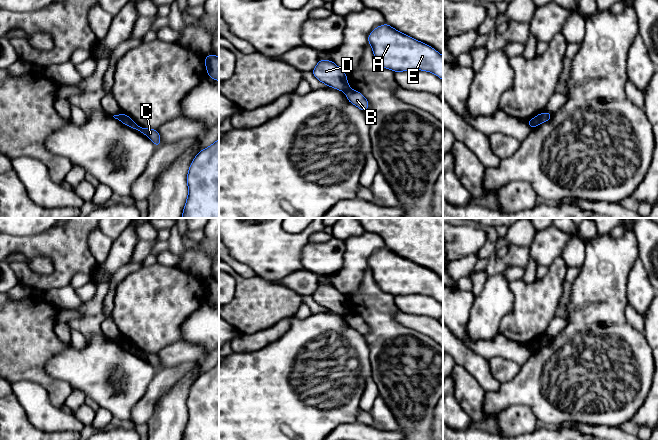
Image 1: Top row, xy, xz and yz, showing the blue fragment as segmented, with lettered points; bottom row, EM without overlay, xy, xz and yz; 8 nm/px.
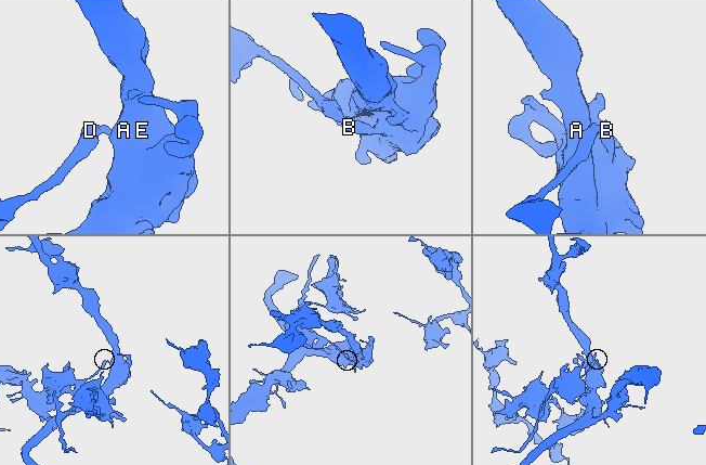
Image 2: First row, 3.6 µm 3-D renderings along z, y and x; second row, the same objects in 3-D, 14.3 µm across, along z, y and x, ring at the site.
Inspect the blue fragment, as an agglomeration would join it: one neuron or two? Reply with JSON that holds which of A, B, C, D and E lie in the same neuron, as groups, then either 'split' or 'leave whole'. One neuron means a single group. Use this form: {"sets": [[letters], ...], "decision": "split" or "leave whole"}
{"sets": [["A", "B", "C", "E"], ["D"]], "decision": "split"}

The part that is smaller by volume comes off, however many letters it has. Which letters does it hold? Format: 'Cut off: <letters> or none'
Cut off: D

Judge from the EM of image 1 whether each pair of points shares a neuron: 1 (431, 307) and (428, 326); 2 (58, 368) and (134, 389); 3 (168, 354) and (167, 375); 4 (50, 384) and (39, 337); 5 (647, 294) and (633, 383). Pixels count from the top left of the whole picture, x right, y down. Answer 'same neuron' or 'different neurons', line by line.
1: different neurons
2: same neuron
3: different neurons
4: same neuron
5: different neurons

